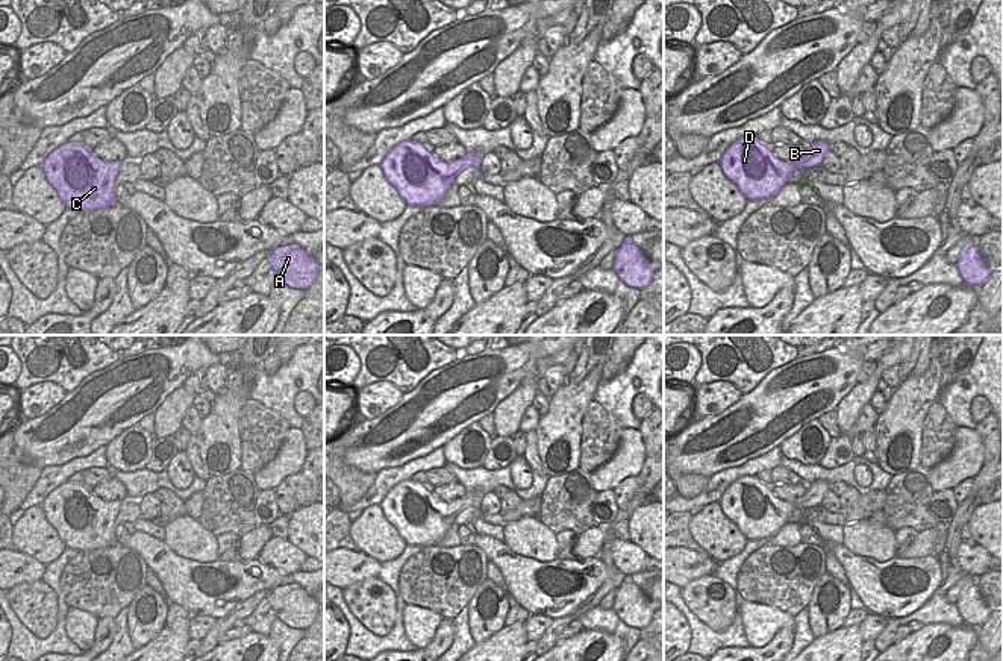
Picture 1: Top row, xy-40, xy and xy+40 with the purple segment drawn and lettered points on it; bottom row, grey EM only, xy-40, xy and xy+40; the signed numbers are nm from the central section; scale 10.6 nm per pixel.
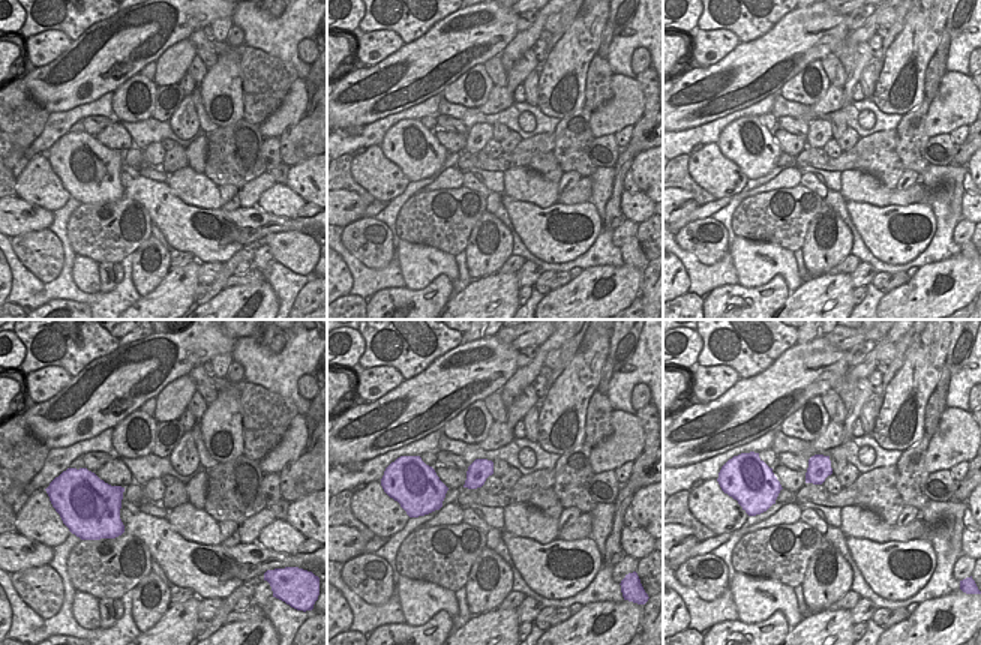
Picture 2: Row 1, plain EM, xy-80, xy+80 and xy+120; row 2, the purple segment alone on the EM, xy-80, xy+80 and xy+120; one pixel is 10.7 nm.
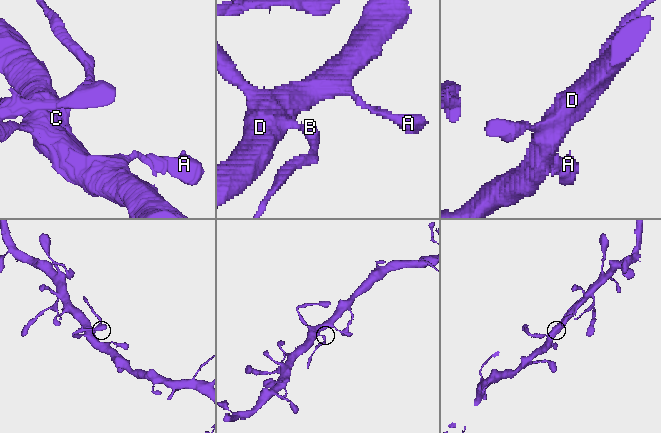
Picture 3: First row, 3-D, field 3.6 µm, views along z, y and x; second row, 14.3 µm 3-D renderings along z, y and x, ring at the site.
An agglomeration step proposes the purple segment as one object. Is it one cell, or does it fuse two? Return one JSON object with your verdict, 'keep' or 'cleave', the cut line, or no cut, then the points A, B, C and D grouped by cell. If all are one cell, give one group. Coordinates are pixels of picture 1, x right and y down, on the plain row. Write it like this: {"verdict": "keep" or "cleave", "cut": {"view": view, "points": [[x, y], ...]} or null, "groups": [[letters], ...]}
{"verdict": "cleave", "cut": {"view": "xy+40", "points": [[797, 499], [805, 508]]}, "groups": [["A", "C", "D"], ["B"]]}

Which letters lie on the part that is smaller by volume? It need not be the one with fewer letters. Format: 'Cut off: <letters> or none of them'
Cut off: B

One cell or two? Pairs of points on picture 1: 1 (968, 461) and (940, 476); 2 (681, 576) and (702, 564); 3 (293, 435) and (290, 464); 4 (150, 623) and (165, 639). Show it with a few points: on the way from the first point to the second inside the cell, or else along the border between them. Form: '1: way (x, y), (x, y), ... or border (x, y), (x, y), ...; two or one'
1: way (961, 463), (947, 473); one
2: way (685, 572), (691, 566), (697, 566); one
3: way (293, 443), (290, 457); one
4: border (165, 625), (144, 645); two

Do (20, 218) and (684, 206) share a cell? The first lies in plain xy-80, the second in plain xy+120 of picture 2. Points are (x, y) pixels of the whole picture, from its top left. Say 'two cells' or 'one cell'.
one cell

